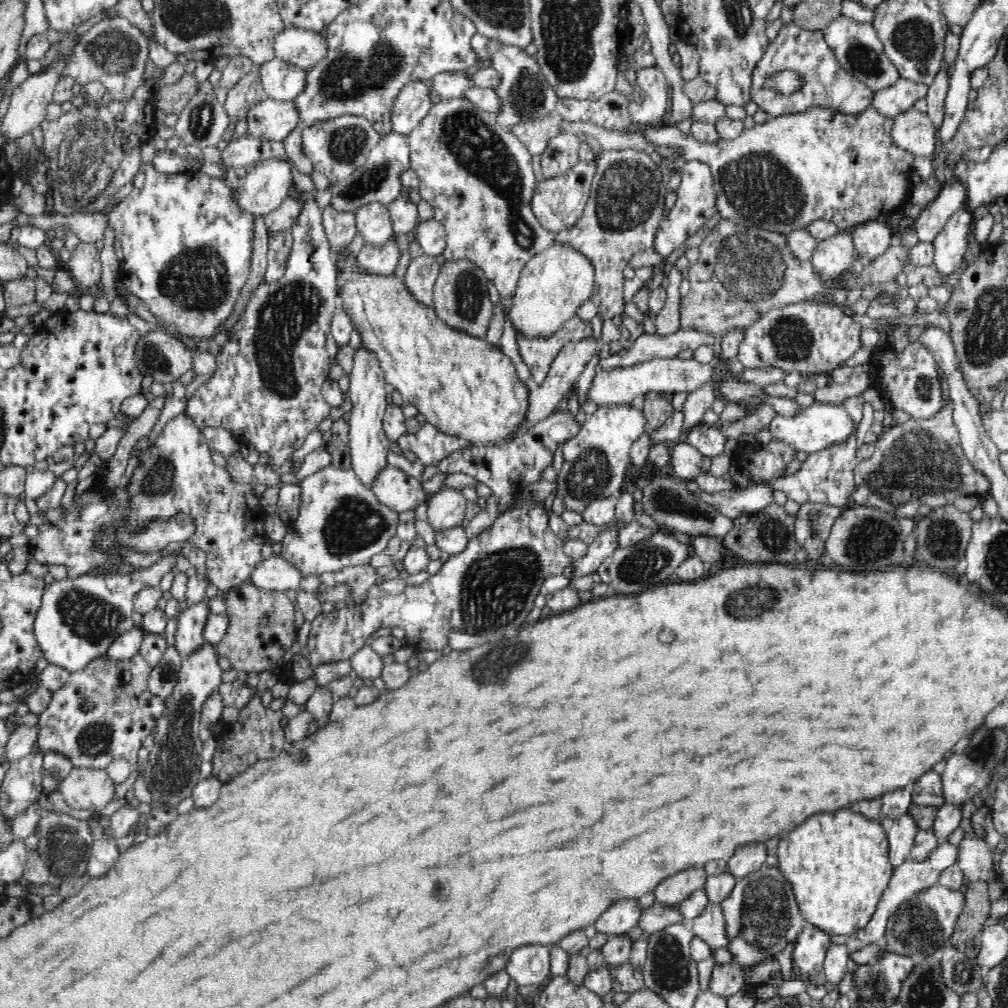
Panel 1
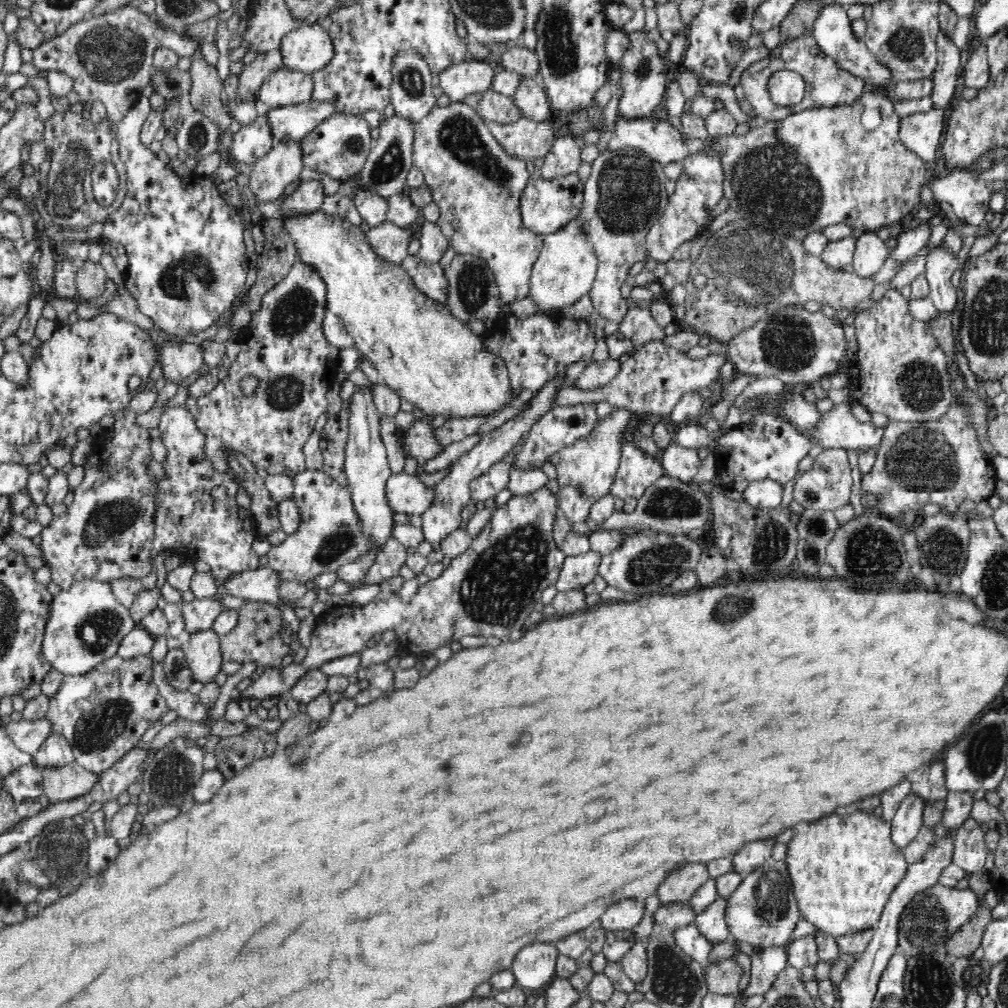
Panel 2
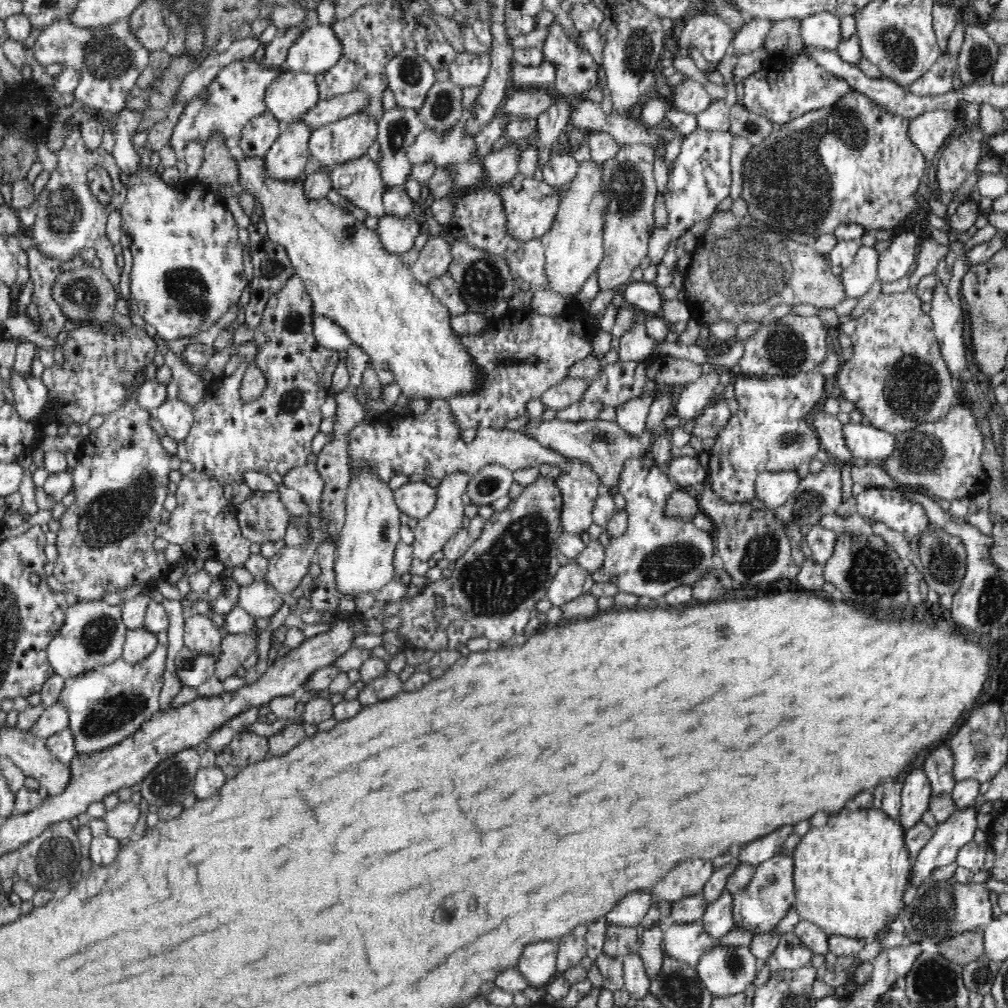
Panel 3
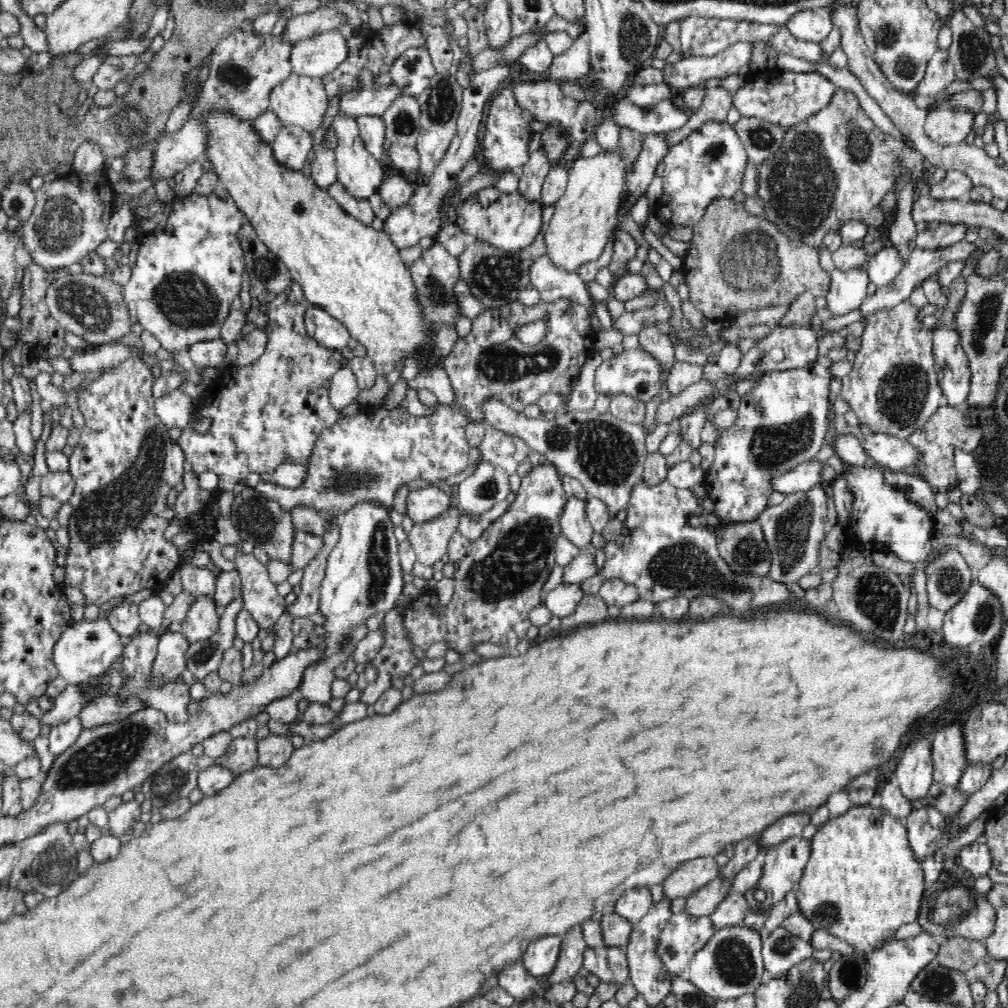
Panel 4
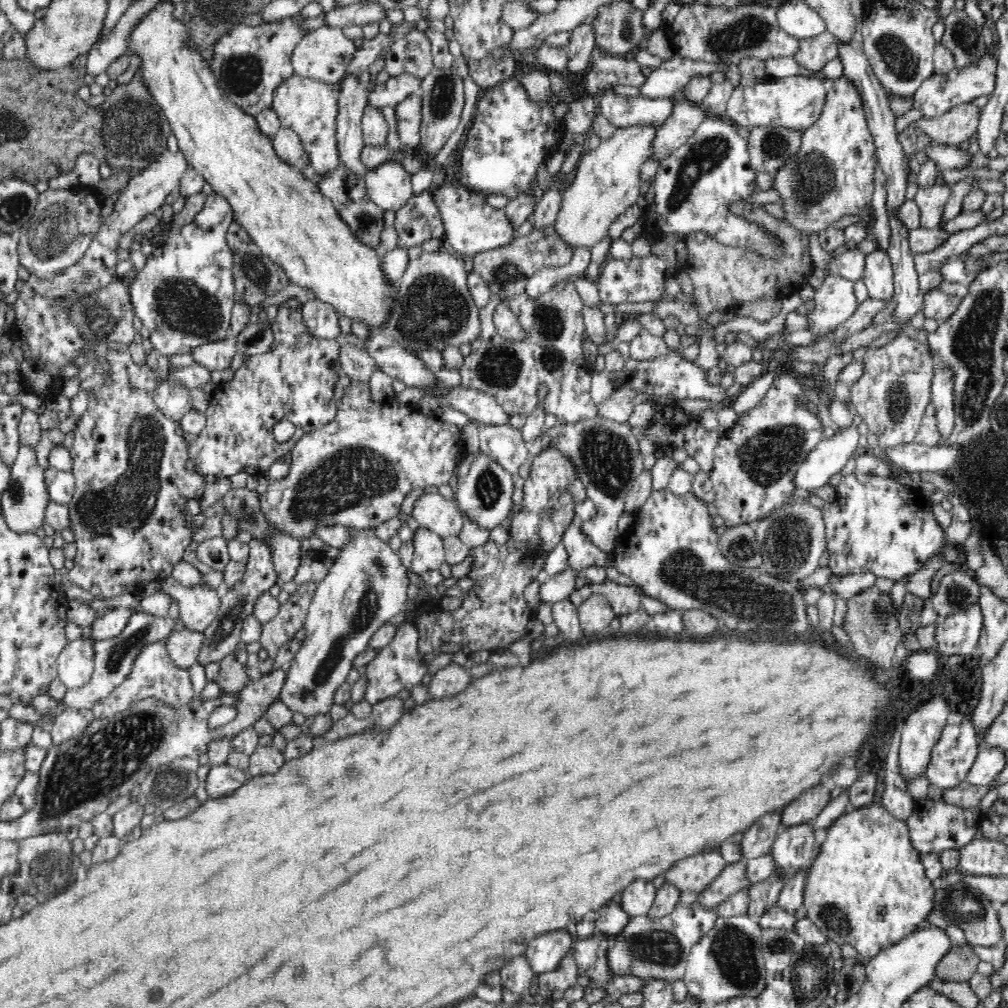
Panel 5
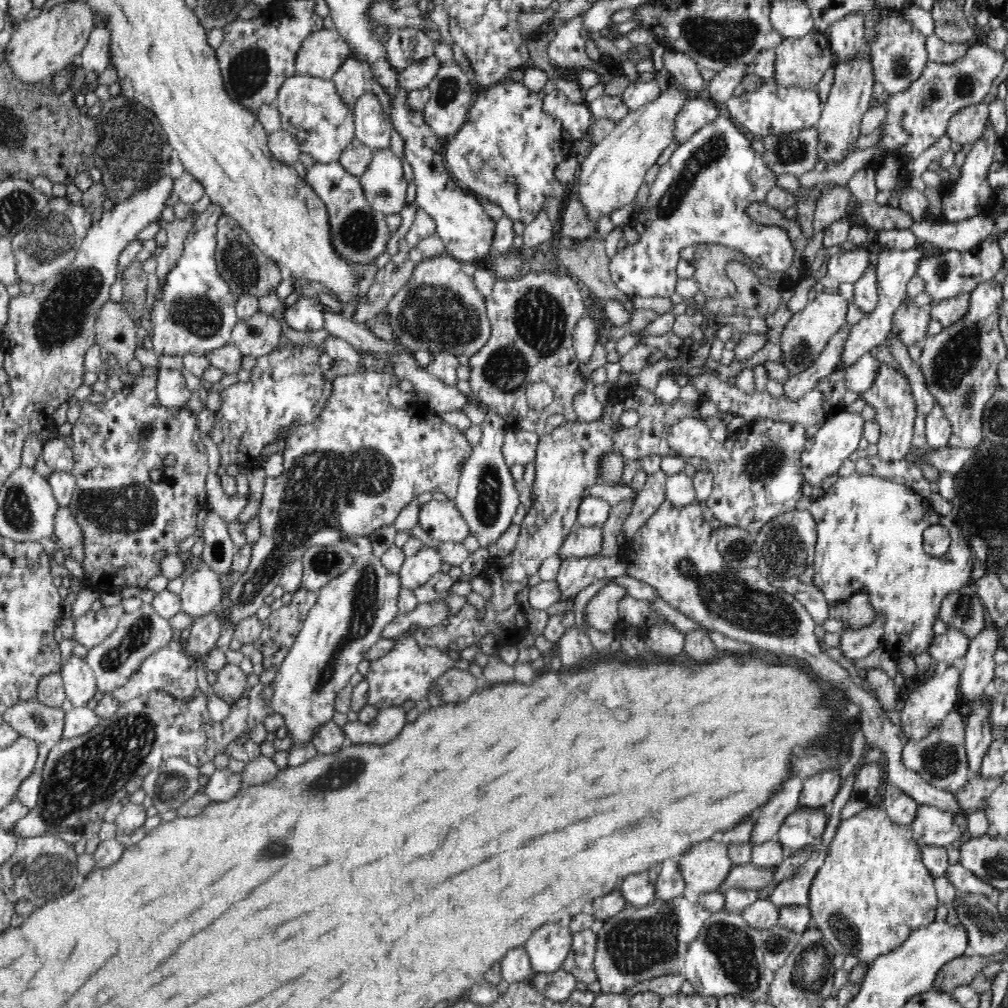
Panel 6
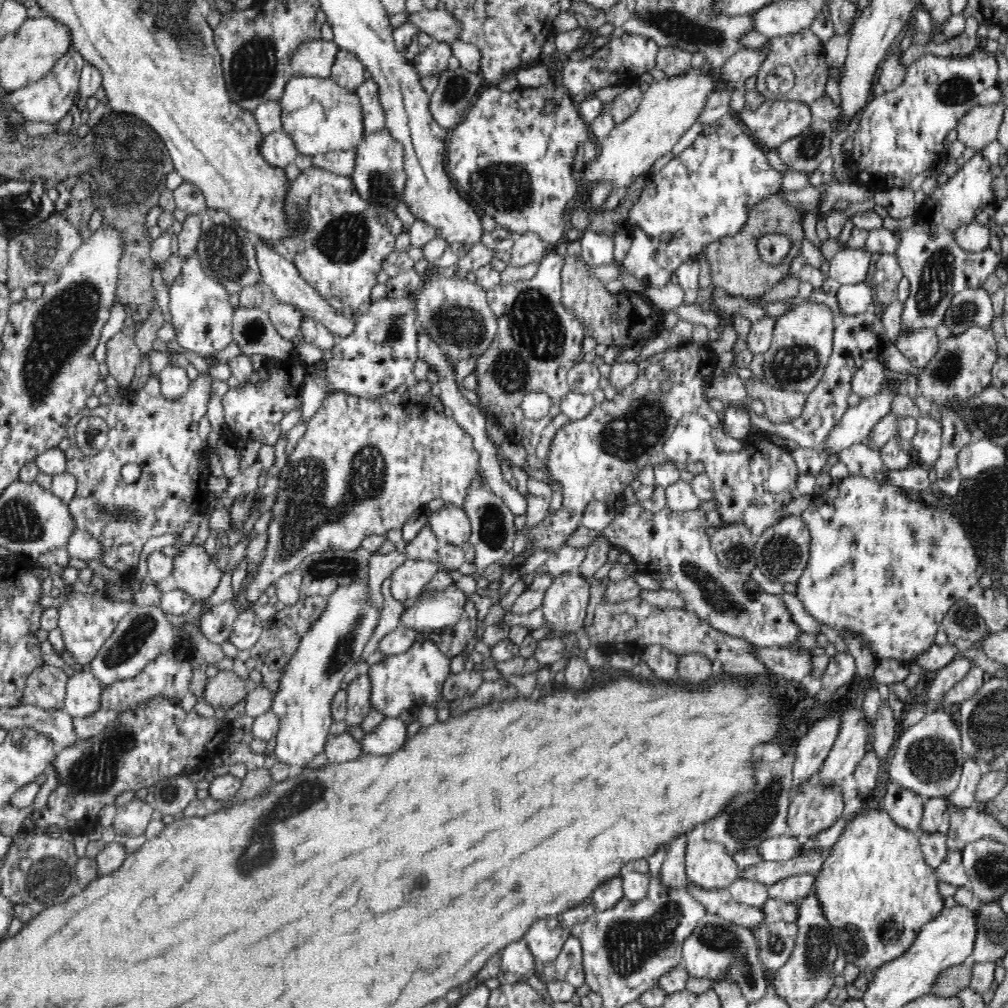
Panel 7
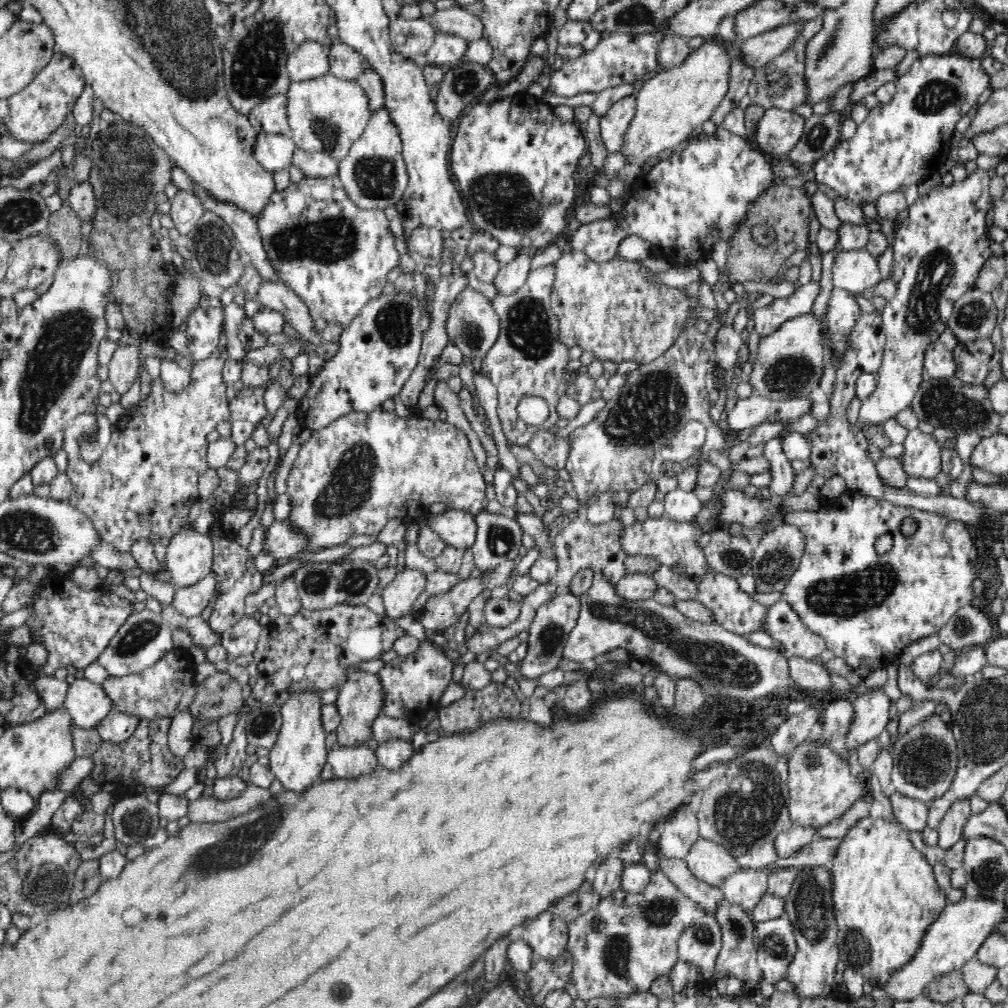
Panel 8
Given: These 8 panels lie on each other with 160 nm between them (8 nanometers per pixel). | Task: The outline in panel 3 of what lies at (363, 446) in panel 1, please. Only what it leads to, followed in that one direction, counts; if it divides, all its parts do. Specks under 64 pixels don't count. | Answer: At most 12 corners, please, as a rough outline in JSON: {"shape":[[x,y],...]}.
{"shape":[[368,459],[351,473],[336,548],[346,599],[393,580],[401,541],[390,486]]}

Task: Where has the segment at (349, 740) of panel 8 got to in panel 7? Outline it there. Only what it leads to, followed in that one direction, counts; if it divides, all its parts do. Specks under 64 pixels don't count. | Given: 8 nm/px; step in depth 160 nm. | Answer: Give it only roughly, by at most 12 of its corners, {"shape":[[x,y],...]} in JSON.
{"shape":[[356,676],[348,688],[346,725],[360,727],[372,710],[371,682]]}

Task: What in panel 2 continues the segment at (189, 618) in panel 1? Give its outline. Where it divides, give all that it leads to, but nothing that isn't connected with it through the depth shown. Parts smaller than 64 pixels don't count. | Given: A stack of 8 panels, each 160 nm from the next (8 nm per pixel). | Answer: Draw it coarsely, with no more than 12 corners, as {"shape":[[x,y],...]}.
{"shape":[[220,596],[182,603],[184,637],[211,628]]}

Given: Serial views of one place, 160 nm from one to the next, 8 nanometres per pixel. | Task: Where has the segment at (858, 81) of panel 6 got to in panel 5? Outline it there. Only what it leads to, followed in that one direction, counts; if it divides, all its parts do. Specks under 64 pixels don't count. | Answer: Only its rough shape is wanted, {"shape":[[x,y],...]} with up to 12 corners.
{"shape":[[828,83],[778,169],[806,237],[871,206],[876,145],[860,93]]}

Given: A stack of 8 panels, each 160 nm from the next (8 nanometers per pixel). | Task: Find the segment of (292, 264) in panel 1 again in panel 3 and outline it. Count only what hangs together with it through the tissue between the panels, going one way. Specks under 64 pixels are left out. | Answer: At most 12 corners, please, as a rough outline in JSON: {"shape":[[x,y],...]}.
{"shape":[[290,276],[252,329],[267,388],[191,405],[176,456],[222,486],[307,464],[338,356]]}

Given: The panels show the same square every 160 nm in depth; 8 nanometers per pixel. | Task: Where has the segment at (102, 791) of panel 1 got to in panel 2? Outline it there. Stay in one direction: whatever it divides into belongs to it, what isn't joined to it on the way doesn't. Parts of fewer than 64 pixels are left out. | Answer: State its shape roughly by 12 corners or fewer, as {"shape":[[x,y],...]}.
{"shape":[[75,760],[40,768],[43,794],[51,804],[92,791],[98,773]]}

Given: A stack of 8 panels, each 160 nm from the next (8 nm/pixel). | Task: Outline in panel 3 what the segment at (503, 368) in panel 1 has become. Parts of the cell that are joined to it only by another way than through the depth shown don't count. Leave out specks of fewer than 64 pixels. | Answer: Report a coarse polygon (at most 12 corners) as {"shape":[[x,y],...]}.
{"shape":[[238,155],[315,313],[407,398],[484,393],[449,309],[352,213]]}

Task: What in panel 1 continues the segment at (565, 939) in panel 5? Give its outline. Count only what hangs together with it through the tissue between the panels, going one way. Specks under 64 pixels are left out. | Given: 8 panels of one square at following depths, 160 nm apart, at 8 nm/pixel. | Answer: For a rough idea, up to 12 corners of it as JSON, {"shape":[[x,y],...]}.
{"shape":[[549,946],[515,948],[504,969],[518,988],[551,976]]}

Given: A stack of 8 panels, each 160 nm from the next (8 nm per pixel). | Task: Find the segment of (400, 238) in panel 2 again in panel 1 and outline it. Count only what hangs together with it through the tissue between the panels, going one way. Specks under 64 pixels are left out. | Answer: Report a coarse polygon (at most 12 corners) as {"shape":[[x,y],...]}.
{"shape":[[393,239],[383,248],[364,246],[356,273],[395,274],[401,253]]}

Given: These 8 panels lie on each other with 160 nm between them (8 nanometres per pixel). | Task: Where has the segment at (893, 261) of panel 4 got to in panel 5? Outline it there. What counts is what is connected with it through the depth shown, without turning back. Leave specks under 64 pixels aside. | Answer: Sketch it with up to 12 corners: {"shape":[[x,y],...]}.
{"shape":[[888,252],[865,256],[863,281],[870,298],[891,300],[894,268]]}

